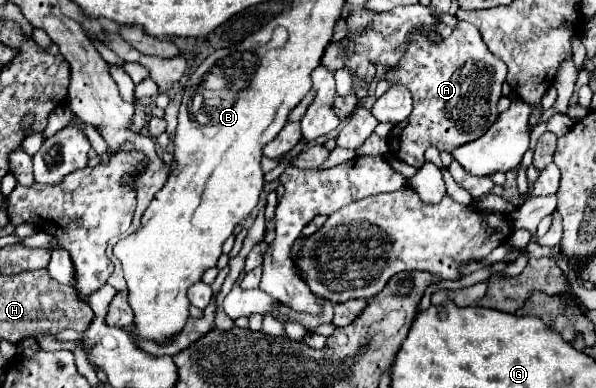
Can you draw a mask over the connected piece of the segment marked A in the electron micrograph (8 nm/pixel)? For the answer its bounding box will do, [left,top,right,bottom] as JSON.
[386,22,504,168]

